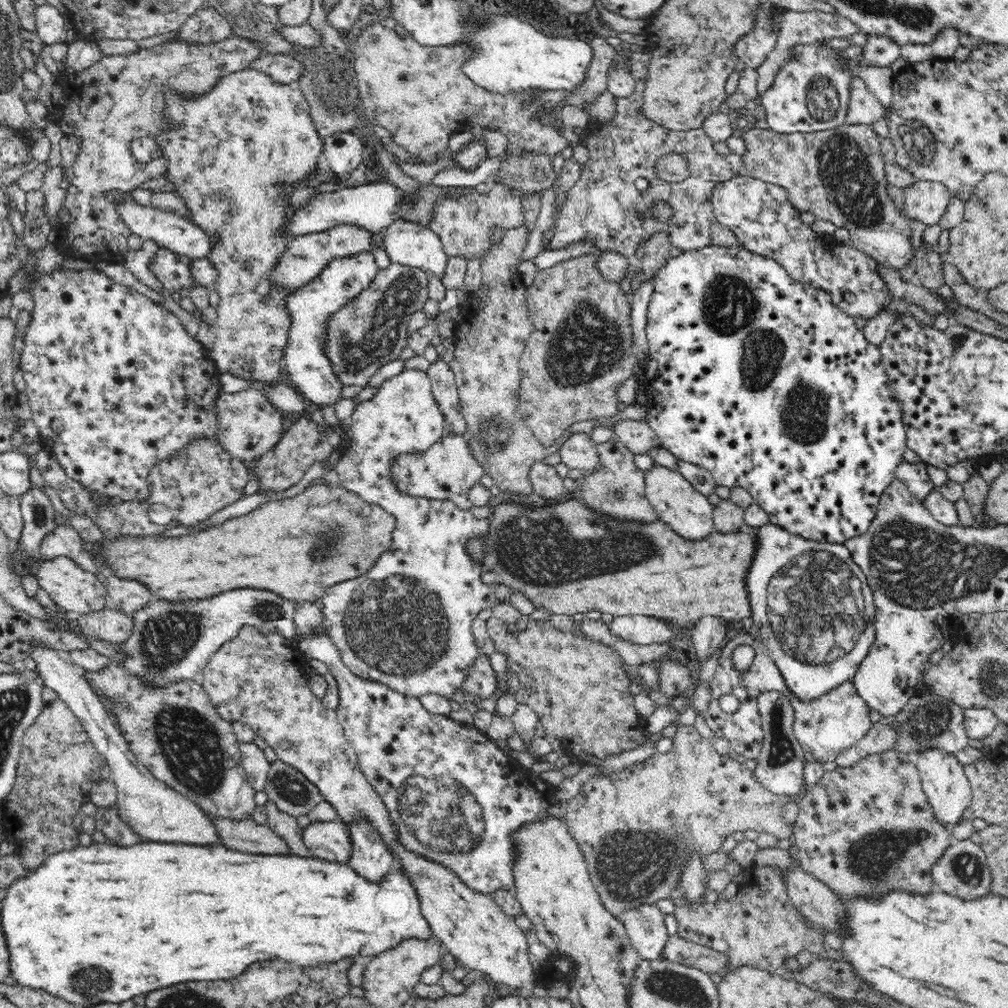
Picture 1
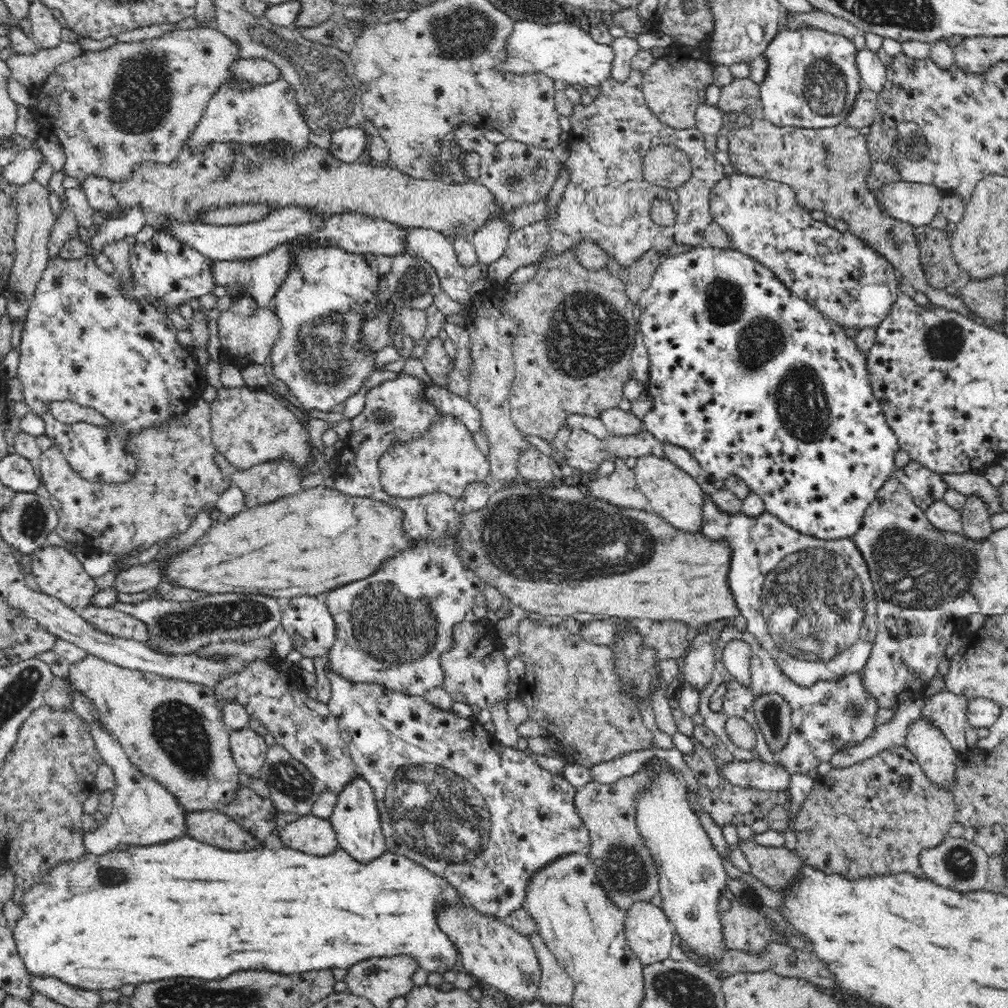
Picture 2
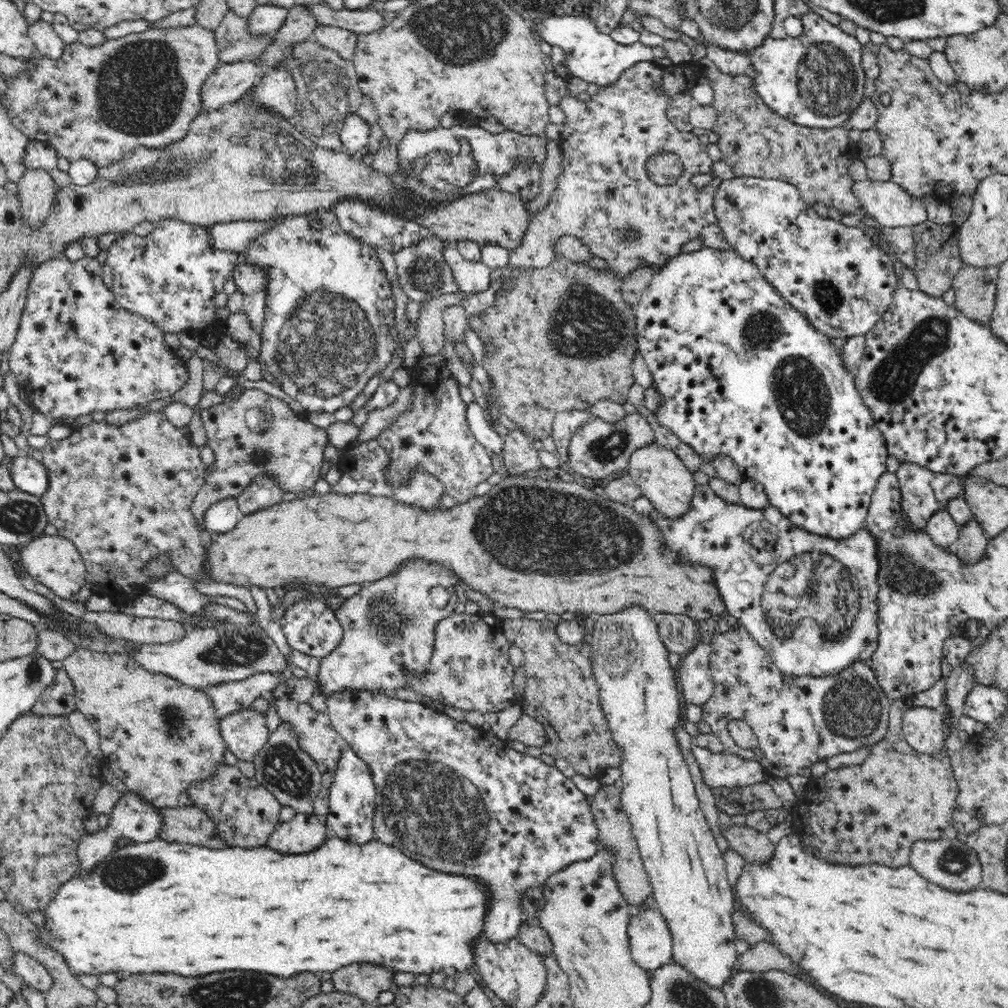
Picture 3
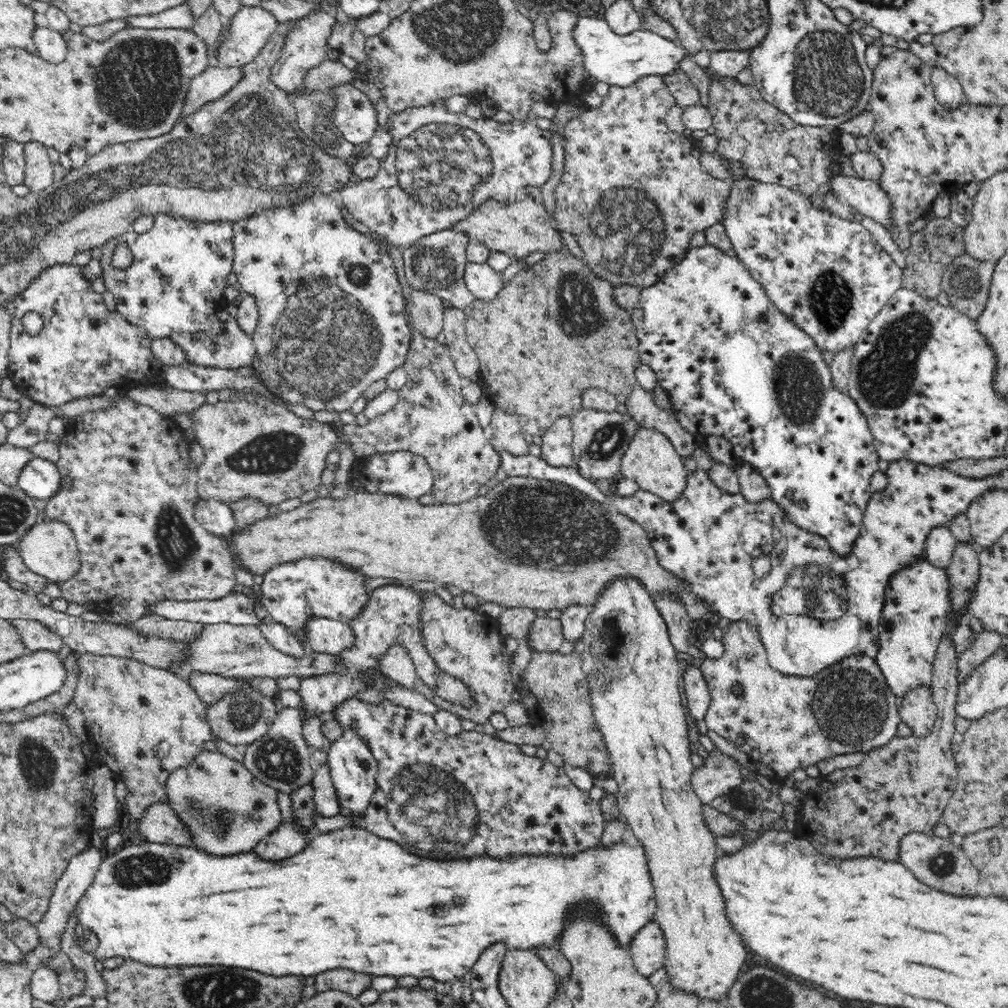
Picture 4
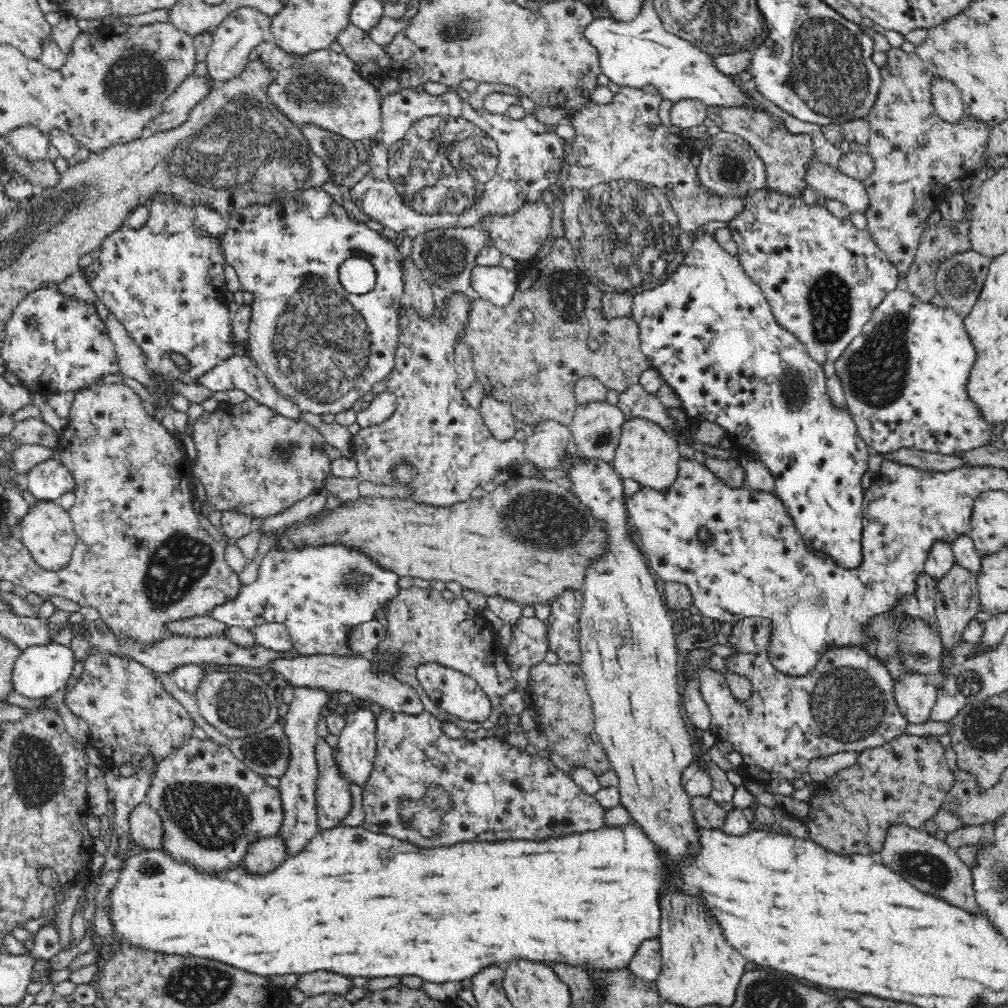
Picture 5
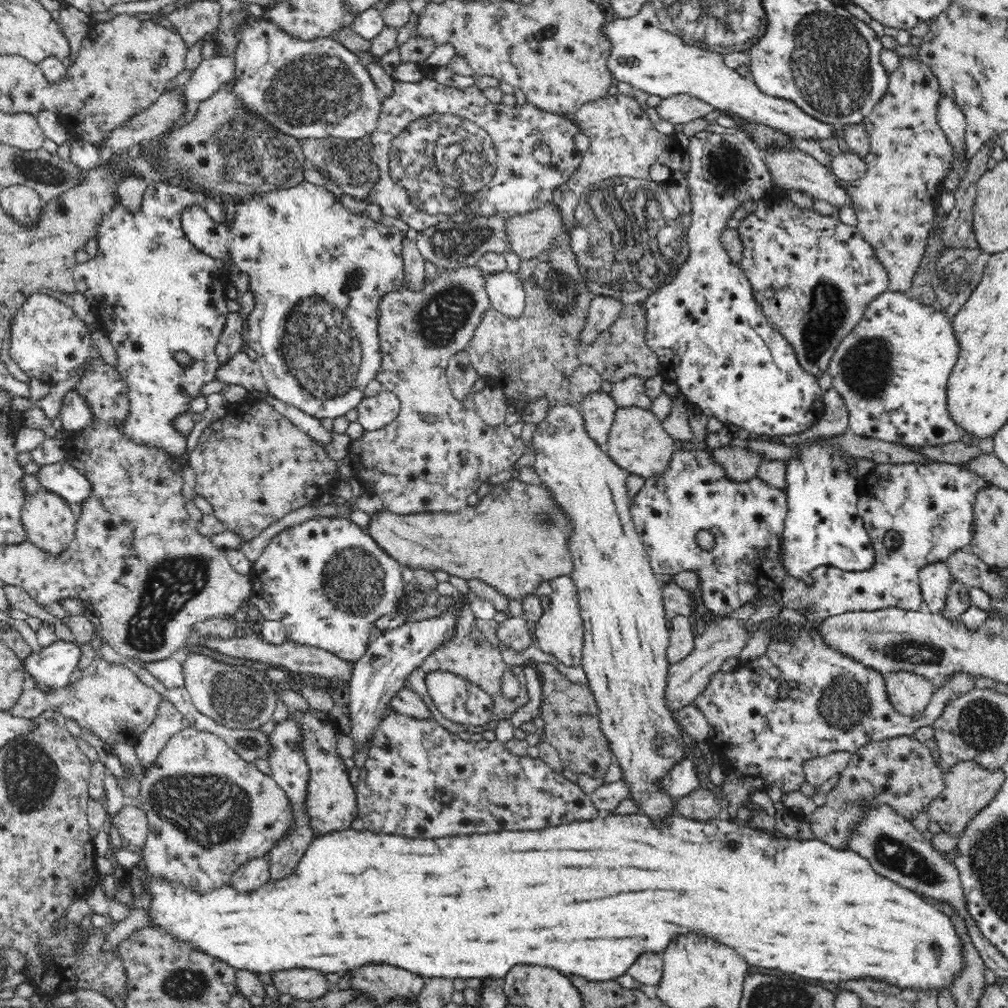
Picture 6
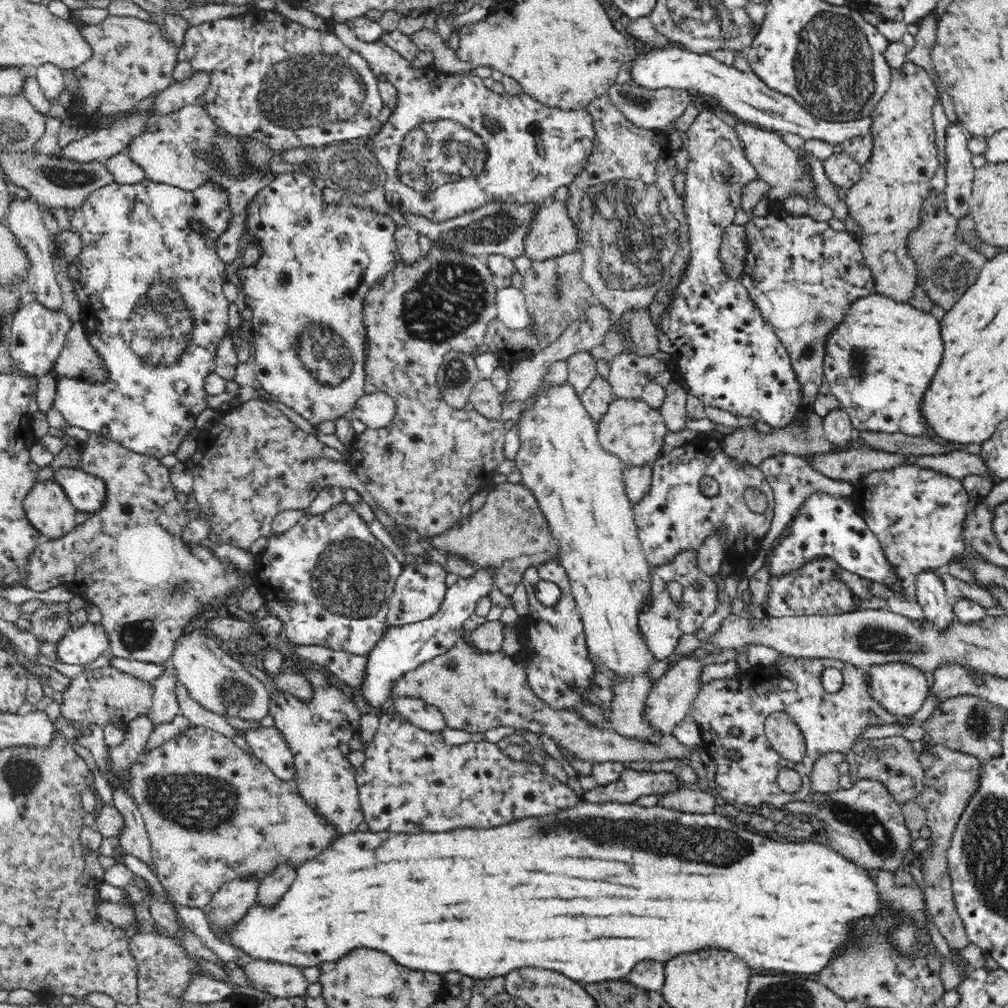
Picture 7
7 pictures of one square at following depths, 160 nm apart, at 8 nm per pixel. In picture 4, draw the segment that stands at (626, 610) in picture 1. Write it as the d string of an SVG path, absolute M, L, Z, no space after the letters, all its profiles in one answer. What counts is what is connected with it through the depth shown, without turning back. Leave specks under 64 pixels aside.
M508 476L506 480L498 482L485 495L476 496L469 501L458 504L436 502L433 505L423 505L418 500L412 500L398 495L370 493L368 491L348 492L346 496L340 499L331 496L318 497L311 495L306 497L302 504L290 511L278 511L271 516L268 515L266 518L262 518L262 520L254 520L244 530L234 531L234 534L230 536L230 544L227 545L227 548L234 568L240 567L240 569L252 573L252 576L263 576L263 574L266 574L266 571L278 566L278 564L296 562L302 558L324 558L330 559L334 563L340 563L340 565L344 565L348 569L362 572L362 575L368 579L391 578L406 583L420 580L420 582L450 584L461 588L465 592L472 592L481 602L496 602L496 604L506 609L510 607L524 607L531 608L532 610L547 611L563 611L570 605L582 605L592 609L597 598L612 581L634 577L634 579L638 579L646 587L646 591L652 595L652 598L656 598L658 595L676 595L678 601L684 605L686 612L692 620L699 619L710 611L709 606L701 598L698 598L697 594L692 594L687 589L687 584L681 578L668 572L659 563L658 555L652 548L646 531L637 522L628 518L626 512L619 512L615 508L611 508L603 502L598 502L598 500L594 500L594 498L590 498L587 494L566 484L540 480L534 477Z

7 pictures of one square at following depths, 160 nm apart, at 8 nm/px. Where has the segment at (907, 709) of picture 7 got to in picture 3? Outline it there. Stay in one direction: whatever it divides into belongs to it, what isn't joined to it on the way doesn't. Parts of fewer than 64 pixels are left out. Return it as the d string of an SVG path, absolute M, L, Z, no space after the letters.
M913 707L904 714L904 740L920 754L934 755L946 750L944 714L932 708Z

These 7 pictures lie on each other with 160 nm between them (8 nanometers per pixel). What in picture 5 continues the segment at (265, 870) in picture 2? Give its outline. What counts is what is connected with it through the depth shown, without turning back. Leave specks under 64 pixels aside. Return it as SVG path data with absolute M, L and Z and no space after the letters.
M634 822L621 827L606 827L603 825L595 831L582 834L564 835L560 838L549 838L545 841L526 841L514 839L494 842L462 842L448 848L416 848L408 841L396 837L375 833L363 825L320 829L318 834L306 844L306 848L298 856L290 856L284 864L280 864L274 872L266 876L254 876L246 872L243 866L226 868L226 874L206 874L198 870L190 861L180 862L163 849L141 848L133 856L124 860L120 866L116 886L109 894L107 914L112 925L112 932L118 935L118 940L130 947L146 949L162 954L182 954L182 956L200 956L212 958L234 968L254 972L260 976L278 976L278 974L308 974L316 970L330 970L344 976L364 976L364 978L382 978L389 976L420 977L428 982L460 983L466 978L472 978L482 968L490 964L504 964L512 958L526 958L536 962L566 962L582 968L603 968L618 970L628 967L628 963L636 955L638 946L648 938L658 938L660 935L660 906L658 898L664 890L666 881L662 872L664 857L658 847L642 833L642 829Z

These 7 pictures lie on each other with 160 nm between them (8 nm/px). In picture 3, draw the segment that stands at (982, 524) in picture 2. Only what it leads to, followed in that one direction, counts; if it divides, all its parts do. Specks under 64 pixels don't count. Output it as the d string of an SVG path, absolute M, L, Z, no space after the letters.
M972 516L966 524L960 527L959 539L952 548L954 553L966 564L978 562L982 554L986 553L989 536L979 525L979 522Z

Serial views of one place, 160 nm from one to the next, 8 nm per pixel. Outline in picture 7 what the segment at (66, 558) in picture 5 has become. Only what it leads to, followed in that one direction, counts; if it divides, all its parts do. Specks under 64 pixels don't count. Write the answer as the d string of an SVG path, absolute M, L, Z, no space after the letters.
M56 481L37 482L34 488L24 497L22 506L28 521L30 521L30 525L40 533L43 540L58 540L65 537L66 534L77 526L74 514L78 510L73 506L64 489Z

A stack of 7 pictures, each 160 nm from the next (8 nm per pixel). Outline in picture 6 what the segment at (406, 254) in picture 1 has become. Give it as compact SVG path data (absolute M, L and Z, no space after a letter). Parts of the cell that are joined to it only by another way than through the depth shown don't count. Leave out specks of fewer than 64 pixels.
M508 269L485 274L484 289L491 307L510 319L519 318L525 312L524 282Z

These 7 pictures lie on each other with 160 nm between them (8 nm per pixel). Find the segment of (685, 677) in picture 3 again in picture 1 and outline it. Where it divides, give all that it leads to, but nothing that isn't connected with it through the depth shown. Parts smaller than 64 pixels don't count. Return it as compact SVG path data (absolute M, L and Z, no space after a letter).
M704 616L689 631L692 634L698 659L716 658L718 649L725 643L728 621L723 618Z

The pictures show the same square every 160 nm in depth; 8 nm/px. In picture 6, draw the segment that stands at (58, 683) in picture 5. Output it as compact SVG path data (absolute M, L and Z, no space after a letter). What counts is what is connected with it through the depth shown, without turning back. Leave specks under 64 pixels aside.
M56 639L50 646L42 647L38 652L31 654L22 661L25 673L25 687L41 689L46 686L50 690L58 690L68 685L69 672L76 669L80 664L80 648L77 643L63 639Z

